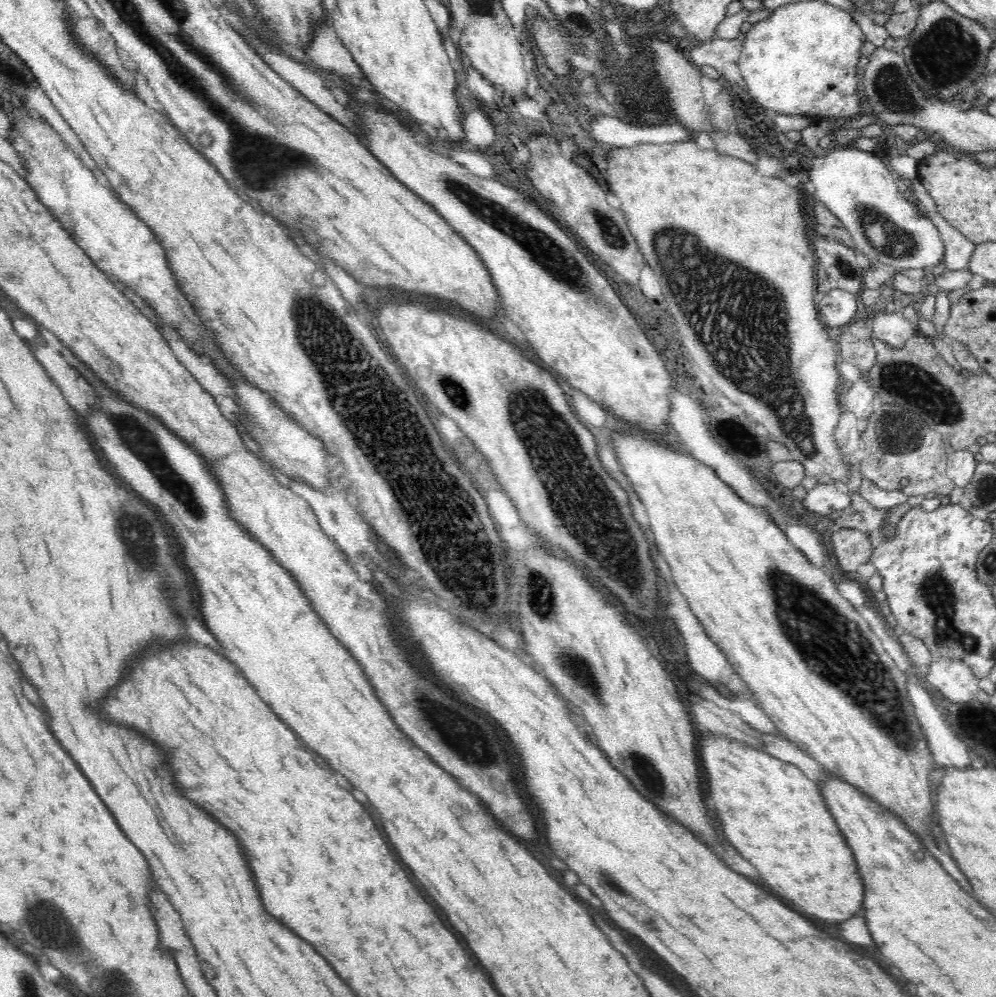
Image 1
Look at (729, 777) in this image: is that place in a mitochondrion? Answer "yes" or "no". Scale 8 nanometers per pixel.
no

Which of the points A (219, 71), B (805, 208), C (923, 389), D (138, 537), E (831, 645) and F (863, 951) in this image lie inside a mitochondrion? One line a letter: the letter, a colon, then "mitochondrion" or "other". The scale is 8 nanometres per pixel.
A: mitochondrion
B: other
C: mitochondrion
D: mitochondrion
E: mitochondrion
F: other

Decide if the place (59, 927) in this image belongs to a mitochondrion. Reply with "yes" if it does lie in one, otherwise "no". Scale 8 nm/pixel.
yes

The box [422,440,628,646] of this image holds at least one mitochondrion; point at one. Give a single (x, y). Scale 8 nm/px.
(541, 594)

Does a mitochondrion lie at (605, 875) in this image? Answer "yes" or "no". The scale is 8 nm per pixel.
yes

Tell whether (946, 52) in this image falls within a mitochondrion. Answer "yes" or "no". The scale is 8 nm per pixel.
yes

